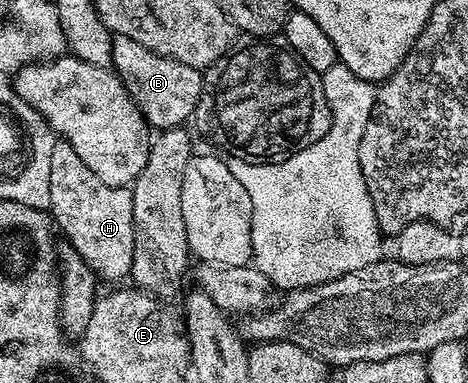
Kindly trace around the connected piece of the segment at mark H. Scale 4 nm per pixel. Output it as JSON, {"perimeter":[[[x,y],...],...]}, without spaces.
{"perimeter":[[[57,139],[50,158],[50,215],[55,227],[64,231],[70,246],[88,263],[90,270],[101,281],[120,280],[129,275],[134,258],[134,202],[131,187],[106,186],[82,158],[74,152],[70,142]]]}

